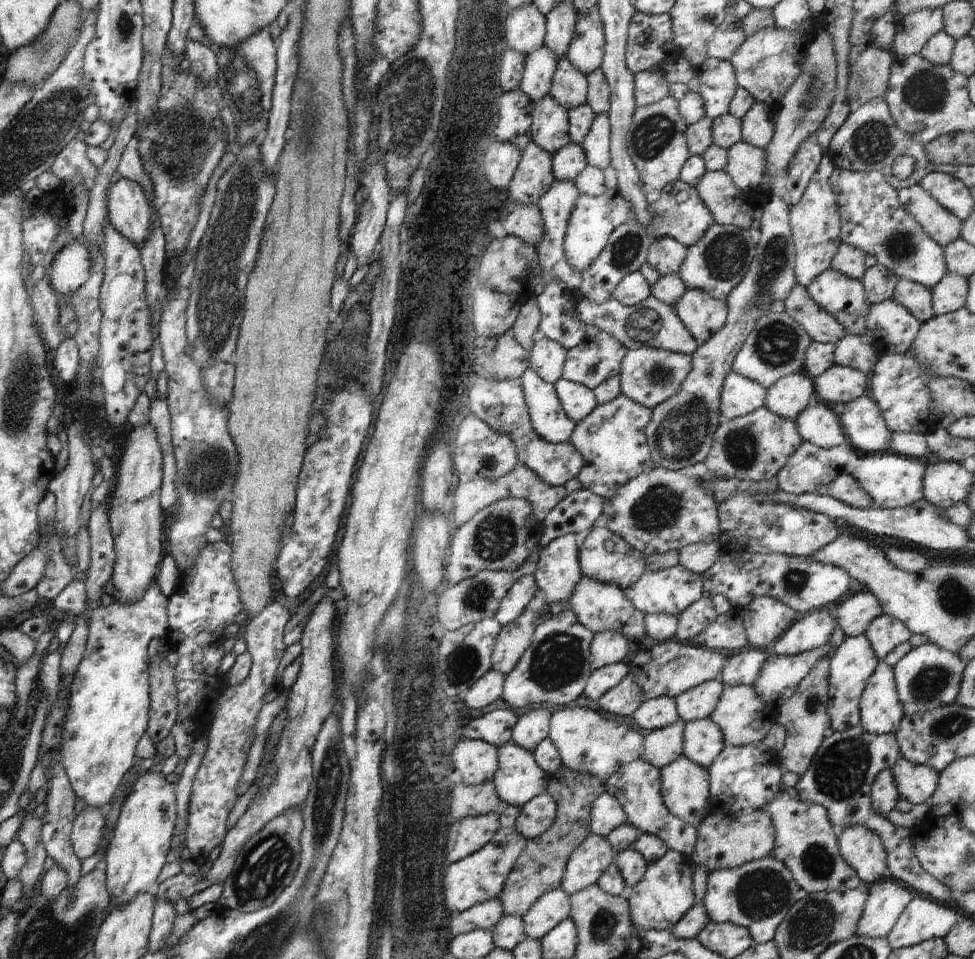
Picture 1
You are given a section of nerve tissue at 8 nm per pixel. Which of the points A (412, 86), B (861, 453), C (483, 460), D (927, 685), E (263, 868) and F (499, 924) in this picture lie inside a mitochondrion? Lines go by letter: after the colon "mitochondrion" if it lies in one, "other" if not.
A: mitochondrion
B: other
C: mitochondrion
D: mitochondrion
E: mitochondrion
F: other

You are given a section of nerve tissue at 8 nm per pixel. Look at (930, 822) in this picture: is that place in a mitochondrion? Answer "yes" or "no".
no

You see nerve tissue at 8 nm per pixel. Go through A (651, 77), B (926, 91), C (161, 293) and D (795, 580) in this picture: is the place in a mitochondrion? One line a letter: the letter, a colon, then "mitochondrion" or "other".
A: other
B: mitochondrion
C: other
D: mitochondrion

